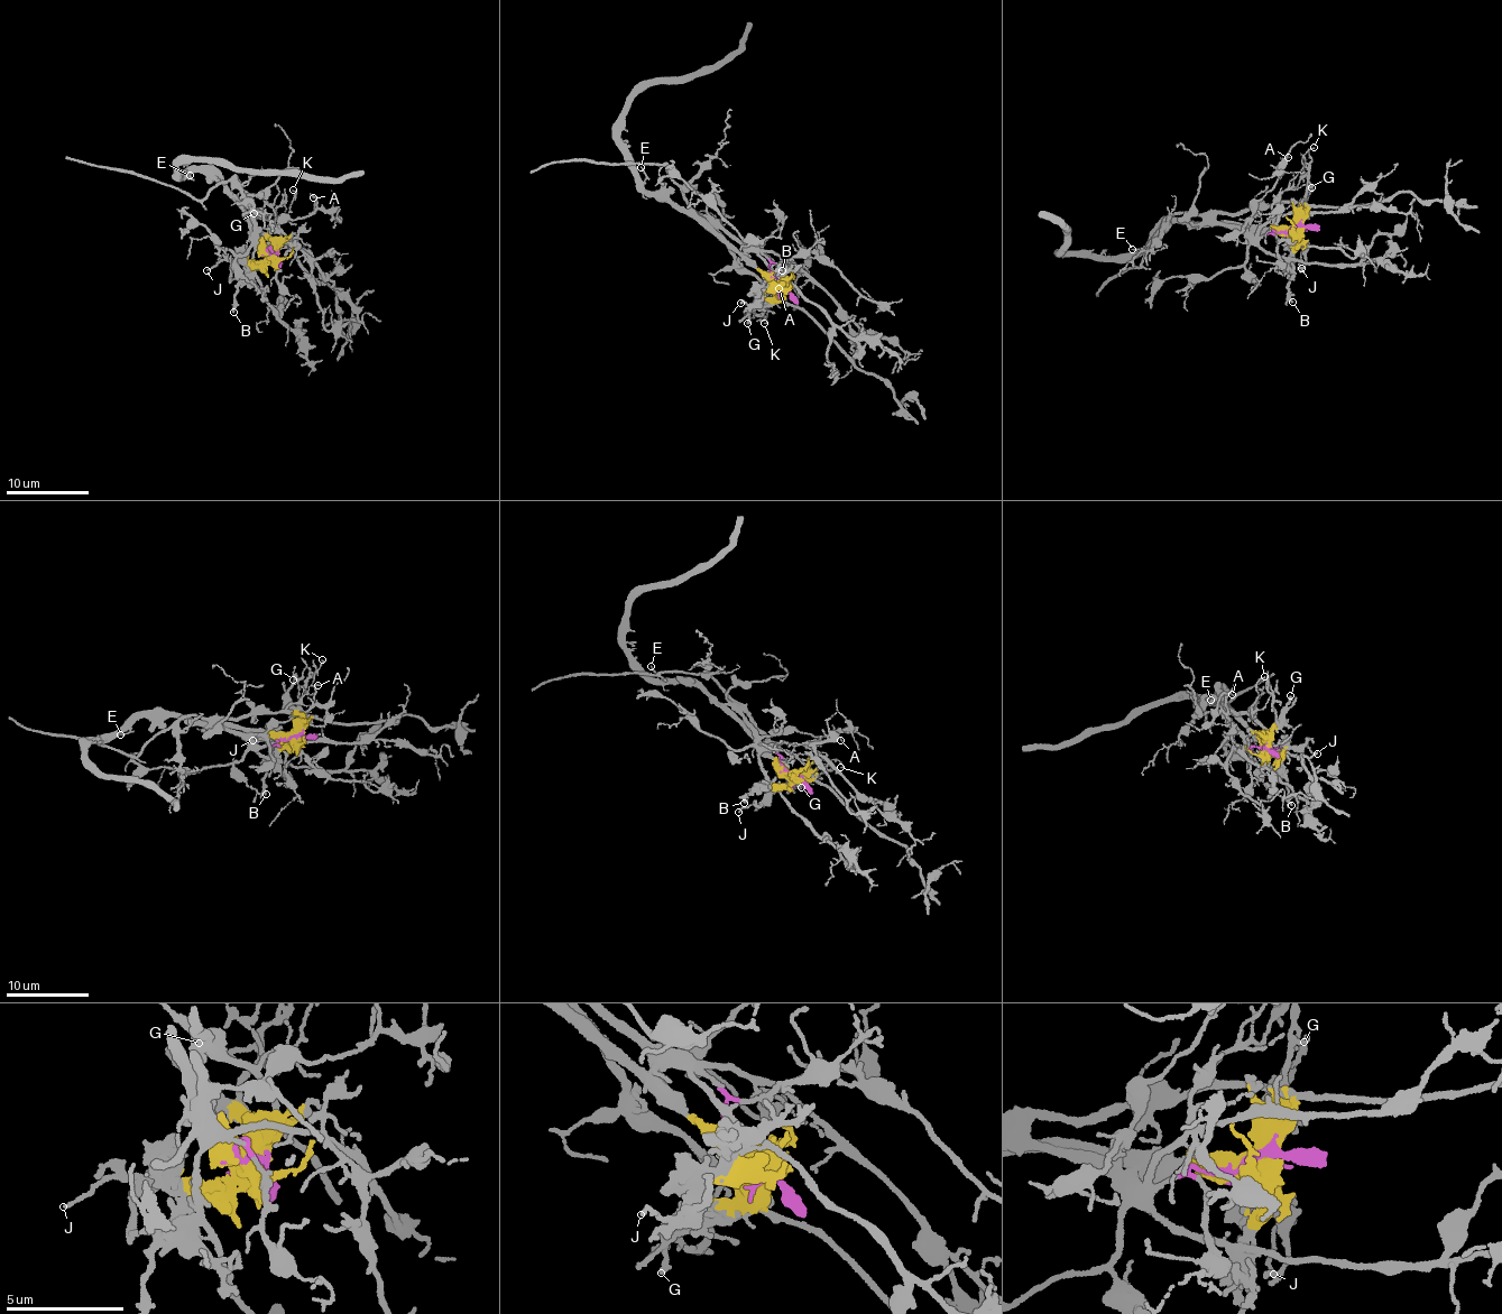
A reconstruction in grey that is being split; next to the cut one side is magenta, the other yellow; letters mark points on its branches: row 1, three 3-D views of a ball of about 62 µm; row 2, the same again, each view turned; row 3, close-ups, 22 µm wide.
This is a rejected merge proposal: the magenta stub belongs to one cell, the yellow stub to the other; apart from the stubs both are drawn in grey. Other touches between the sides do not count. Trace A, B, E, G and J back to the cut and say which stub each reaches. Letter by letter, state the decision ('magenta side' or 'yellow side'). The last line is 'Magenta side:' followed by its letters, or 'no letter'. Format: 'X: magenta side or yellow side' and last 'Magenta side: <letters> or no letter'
A: magenta side
B: yellow side
E: yellow side
G: yellow side
J: yellow side
Magenta side: A

